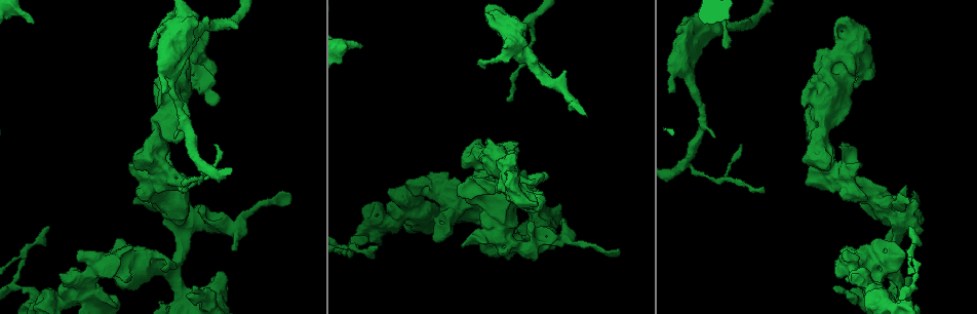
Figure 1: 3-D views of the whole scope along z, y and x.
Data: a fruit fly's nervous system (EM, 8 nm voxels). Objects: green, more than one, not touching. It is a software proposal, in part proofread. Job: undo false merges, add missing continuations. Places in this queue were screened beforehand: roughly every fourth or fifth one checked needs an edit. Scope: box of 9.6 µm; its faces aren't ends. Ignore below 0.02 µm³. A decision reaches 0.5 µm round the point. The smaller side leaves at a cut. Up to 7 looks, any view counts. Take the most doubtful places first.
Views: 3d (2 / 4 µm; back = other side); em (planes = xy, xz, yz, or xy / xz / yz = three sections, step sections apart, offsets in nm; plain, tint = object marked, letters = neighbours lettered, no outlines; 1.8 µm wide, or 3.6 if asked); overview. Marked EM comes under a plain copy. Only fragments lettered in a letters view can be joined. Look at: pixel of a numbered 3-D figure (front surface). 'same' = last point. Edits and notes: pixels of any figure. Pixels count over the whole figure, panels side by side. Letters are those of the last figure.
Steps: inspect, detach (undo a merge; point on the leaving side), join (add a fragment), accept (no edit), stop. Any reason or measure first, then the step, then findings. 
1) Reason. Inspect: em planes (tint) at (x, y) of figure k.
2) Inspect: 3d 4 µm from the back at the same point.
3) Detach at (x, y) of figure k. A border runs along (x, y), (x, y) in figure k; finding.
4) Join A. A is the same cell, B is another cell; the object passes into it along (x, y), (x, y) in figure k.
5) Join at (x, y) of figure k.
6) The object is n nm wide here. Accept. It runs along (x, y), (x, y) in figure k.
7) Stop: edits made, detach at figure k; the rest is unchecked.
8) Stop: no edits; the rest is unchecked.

Three arms meet. Inspect: 3d 4 µm at (812, 129) of figure 1.

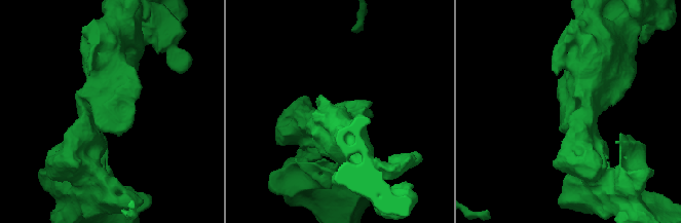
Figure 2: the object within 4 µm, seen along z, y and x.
Shape alone is not enough. Inspect: em 3.6 µm yz step 4 (letters) at (105, 108) of figure 2.

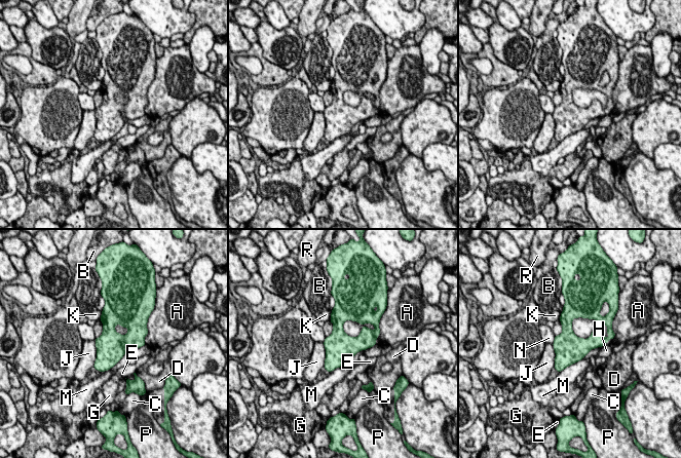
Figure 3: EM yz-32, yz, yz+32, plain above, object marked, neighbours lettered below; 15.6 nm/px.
The object is 460 nm wide here. Accept. A, B, C, D, E, G, H, J, K, M, N, P and R are other cells; a border runs along (145, 344), (128, 349), (125, 352) in figure 3; one neuron here.

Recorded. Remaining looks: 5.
Inspect: em yz step 8 (tint) at (840, 180) of figure 1.

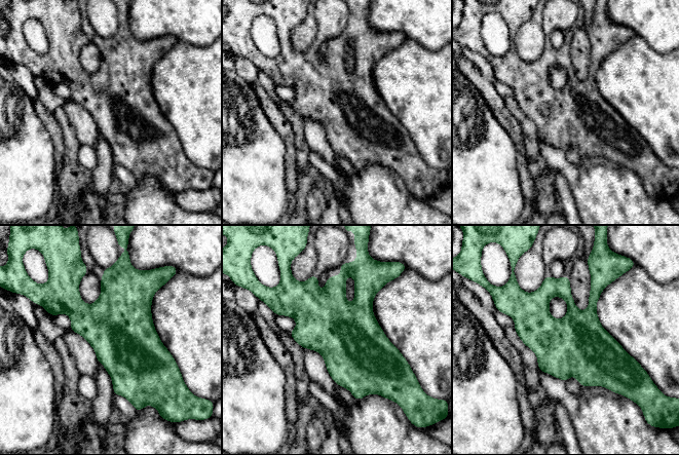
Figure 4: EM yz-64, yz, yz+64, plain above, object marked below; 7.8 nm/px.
Inspect: em planes (letters) at the same point.

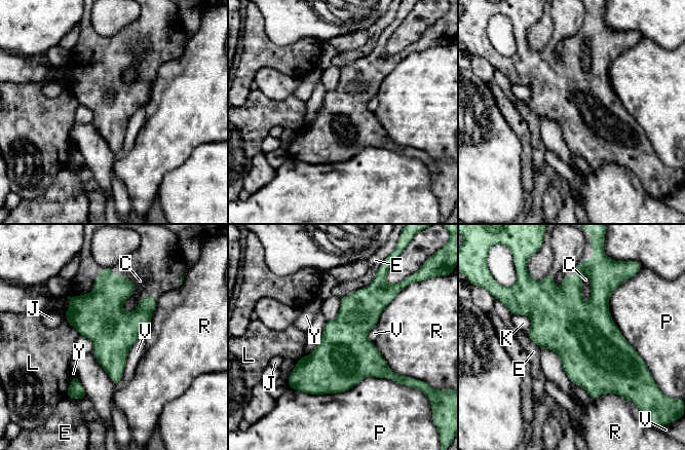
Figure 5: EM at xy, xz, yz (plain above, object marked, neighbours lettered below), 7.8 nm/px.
The object is 360 nm wide here. Accept. C, E, J, K, L, P, R, V and Y are other cells; a border runs along (539, 346), (558, 355), (571, 381) in figure 5; one neuron here.

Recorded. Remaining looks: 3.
Thick end. Inspect: 3d 4 µm at (149, 248) of figure 1.

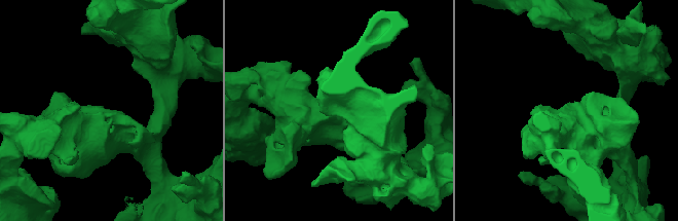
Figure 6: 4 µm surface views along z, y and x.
Inspect: em 3.6 µm planes (letters) at (109, 111) of figure 6.

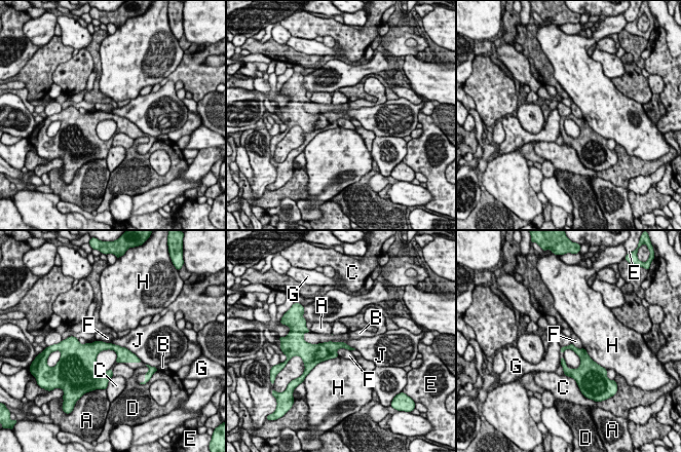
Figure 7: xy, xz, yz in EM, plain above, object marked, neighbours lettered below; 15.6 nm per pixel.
The longest contact is with J, 800 nm. Accept. A, B, C, D, E, F, G, H and J are other cells; a border runs along (336, 350), (347, 348), (350, 351) in figure 7; none of them fits.

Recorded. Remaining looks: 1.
Stop: no edits; the rest is unchecked.

